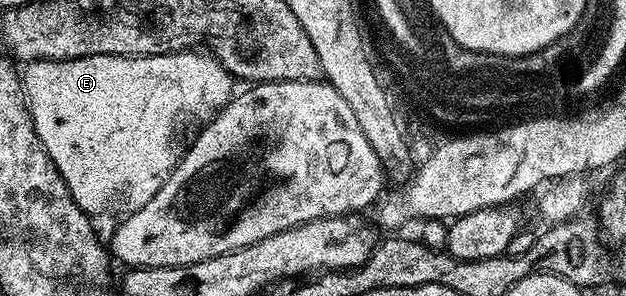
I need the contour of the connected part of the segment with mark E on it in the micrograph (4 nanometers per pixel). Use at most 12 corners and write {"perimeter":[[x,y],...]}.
{"perimeter":[[201,50],[27,62],[76,205],[141,209],[236,79]]}

